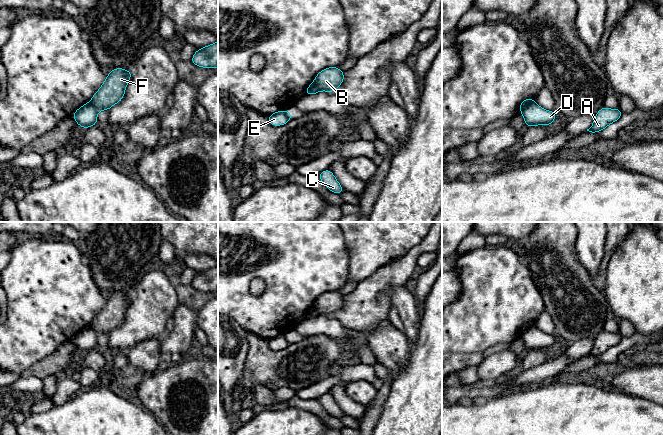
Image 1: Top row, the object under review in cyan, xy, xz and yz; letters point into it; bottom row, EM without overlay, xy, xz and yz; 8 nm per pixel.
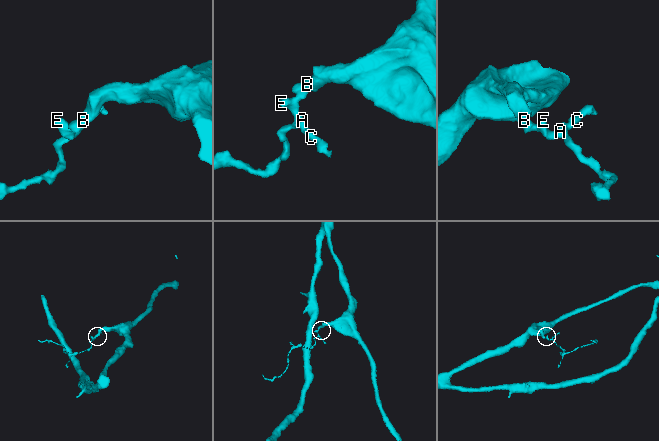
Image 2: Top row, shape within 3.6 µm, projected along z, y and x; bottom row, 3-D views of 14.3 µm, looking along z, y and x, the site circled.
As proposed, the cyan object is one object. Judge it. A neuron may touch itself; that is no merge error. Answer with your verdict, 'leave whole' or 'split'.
leave whole

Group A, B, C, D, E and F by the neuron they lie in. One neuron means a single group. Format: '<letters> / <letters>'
A B C D E F

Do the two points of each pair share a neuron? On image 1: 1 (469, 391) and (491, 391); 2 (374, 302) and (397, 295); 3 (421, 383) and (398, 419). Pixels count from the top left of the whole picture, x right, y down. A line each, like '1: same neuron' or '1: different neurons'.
1: same neuron
2: different neurons
3: same neuron

